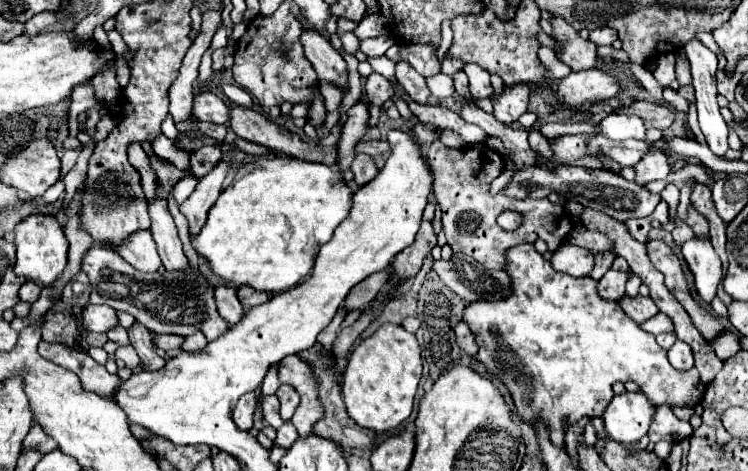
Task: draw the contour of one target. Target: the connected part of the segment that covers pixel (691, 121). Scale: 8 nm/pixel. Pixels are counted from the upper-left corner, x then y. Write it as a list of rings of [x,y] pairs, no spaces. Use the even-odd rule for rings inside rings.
[[[695,102],[689,105],[689,111],[688,111],[687,117],[688,117],[688,124],[695,135],[696,141],[699,142],[700,144],[706,144],[704,135],[702,134],[698,124]]]

